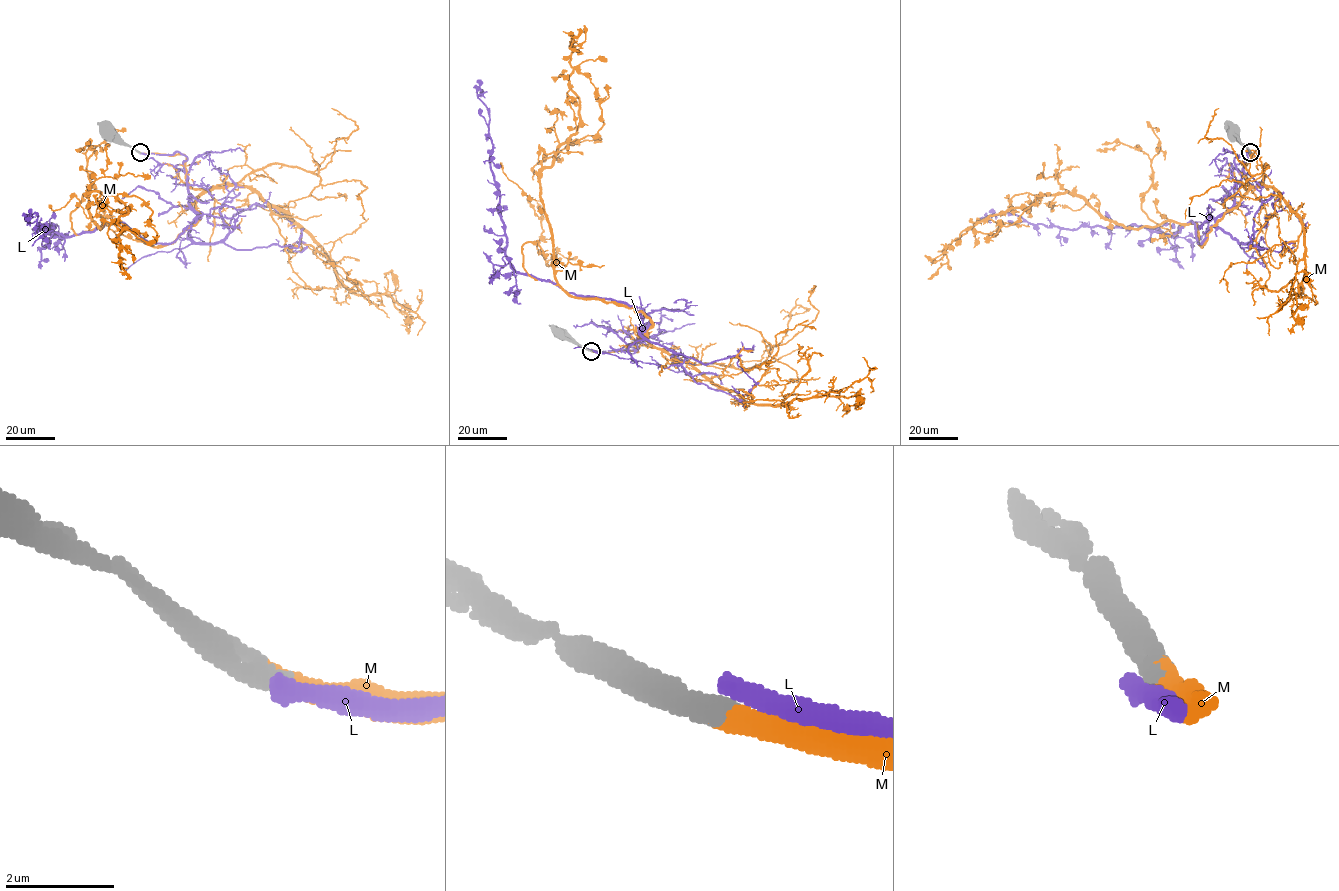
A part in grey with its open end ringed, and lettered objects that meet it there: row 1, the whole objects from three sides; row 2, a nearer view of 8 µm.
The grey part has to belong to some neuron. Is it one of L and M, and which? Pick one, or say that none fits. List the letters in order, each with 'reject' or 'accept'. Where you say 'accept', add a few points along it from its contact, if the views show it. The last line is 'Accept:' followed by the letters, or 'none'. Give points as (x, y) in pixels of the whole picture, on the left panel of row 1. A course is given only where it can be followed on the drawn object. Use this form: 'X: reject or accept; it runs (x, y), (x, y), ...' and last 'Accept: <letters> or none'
L: reject
M: accept; it runs (139, 152), (185, 156), (200, 218), (152, 247), (100, 228), (92, 192), (128, 208), (125, 279)
Accept: M

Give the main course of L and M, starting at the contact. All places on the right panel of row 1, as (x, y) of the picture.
L: (1250, 153), (1234, 203), (1201, 243), (1191, 221), (1173, 236), (1135, 225), (1047, 227), (1005, 213), (979, 218)
M: (1250, 152), (1247, 193), (1201, 247), (1195, 223), (1123, 227), (1069, 192), (1042, 194), (974, 224), (928, 279)

